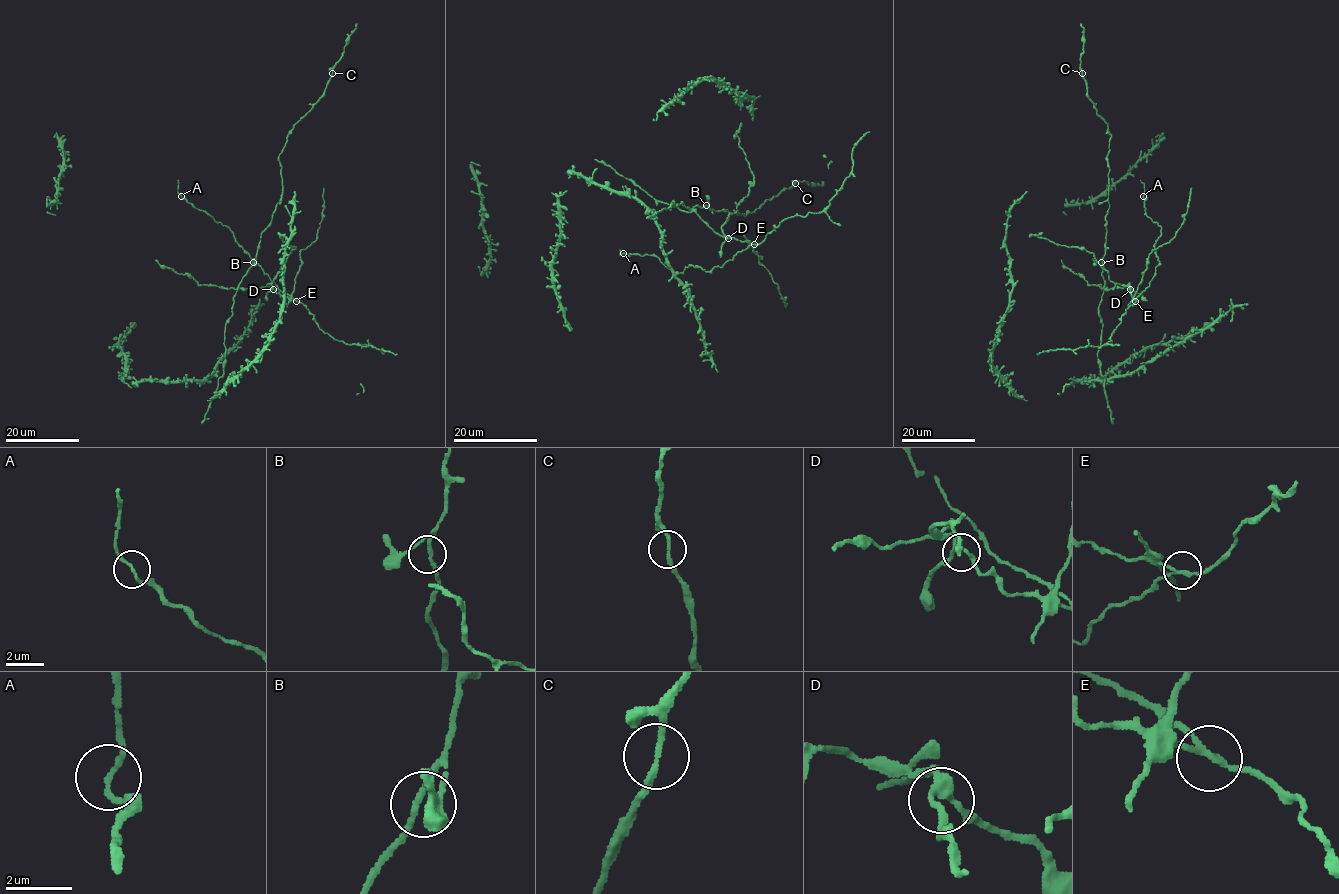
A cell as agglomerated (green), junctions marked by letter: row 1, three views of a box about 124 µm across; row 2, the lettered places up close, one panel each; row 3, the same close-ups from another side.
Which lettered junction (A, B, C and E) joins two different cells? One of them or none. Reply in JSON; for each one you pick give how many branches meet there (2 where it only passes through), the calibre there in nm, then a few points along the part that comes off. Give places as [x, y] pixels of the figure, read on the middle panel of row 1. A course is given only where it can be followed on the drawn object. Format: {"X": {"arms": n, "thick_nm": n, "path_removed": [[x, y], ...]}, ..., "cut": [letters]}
{"E": {"arms": 3, "thick_nm": 150, "path_removed": [[754, 244], [722, 237], [695, 212], [655, 201], [610, 166], [594, 159]]}, "cut": ["E"]}

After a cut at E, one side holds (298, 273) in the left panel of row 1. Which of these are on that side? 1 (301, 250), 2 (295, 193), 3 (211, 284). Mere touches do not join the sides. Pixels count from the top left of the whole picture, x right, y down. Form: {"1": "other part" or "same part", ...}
{"1": "same part", "2": "other part", "3": "same part"}

